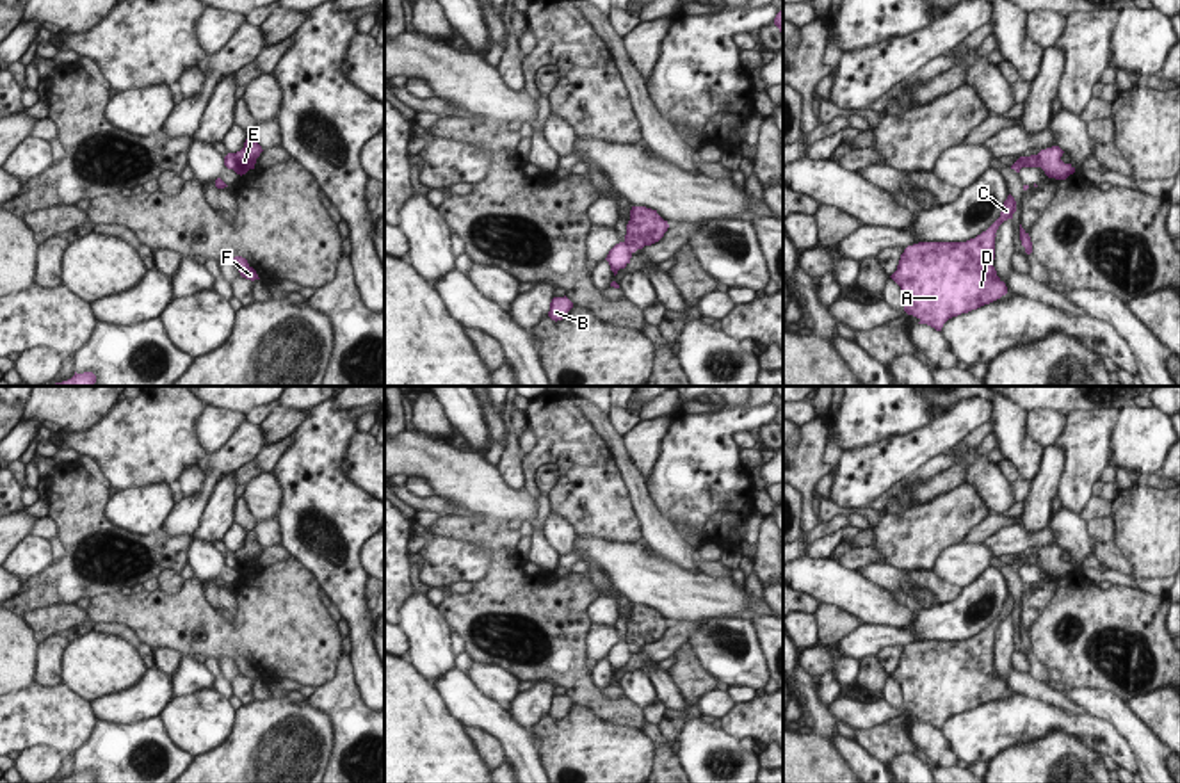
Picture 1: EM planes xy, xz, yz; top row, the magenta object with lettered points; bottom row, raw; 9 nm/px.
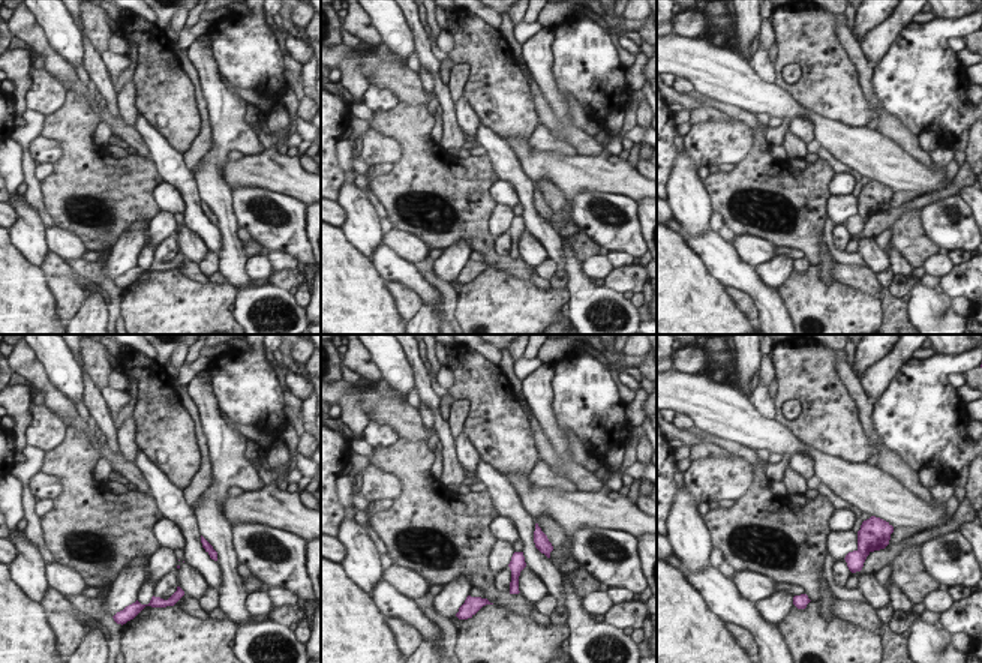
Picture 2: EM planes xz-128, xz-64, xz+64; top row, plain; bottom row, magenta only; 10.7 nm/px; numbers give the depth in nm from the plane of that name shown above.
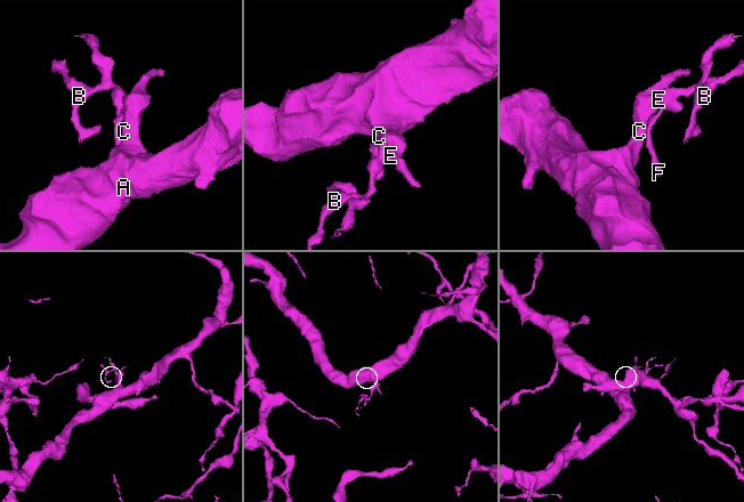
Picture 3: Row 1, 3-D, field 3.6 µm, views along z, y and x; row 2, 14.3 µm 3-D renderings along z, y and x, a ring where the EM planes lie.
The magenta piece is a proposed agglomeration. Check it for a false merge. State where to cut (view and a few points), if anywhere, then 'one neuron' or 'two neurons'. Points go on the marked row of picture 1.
cut in xz along (625, 241), (630, 253); two neurons

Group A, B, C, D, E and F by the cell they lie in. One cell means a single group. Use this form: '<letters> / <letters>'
A C D E / B F

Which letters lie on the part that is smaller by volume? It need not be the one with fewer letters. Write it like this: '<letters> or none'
B, F

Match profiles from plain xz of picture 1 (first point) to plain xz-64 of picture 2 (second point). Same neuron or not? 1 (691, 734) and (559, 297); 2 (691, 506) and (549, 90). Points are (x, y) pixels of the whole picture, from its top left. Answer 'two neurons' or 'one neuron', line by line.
1: two neurons
2: two neurons

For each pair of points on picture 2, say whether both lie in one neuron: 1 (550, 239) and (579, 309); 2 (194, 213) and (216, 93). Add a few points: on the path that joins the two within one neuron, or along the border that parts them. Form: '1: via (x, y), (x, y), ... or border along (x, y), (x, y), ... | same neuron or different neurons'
1: border along (562, 237), (564, 261), (558, 267) | different neurons
2: border along (194, 176), (201, 198) | different neurons

